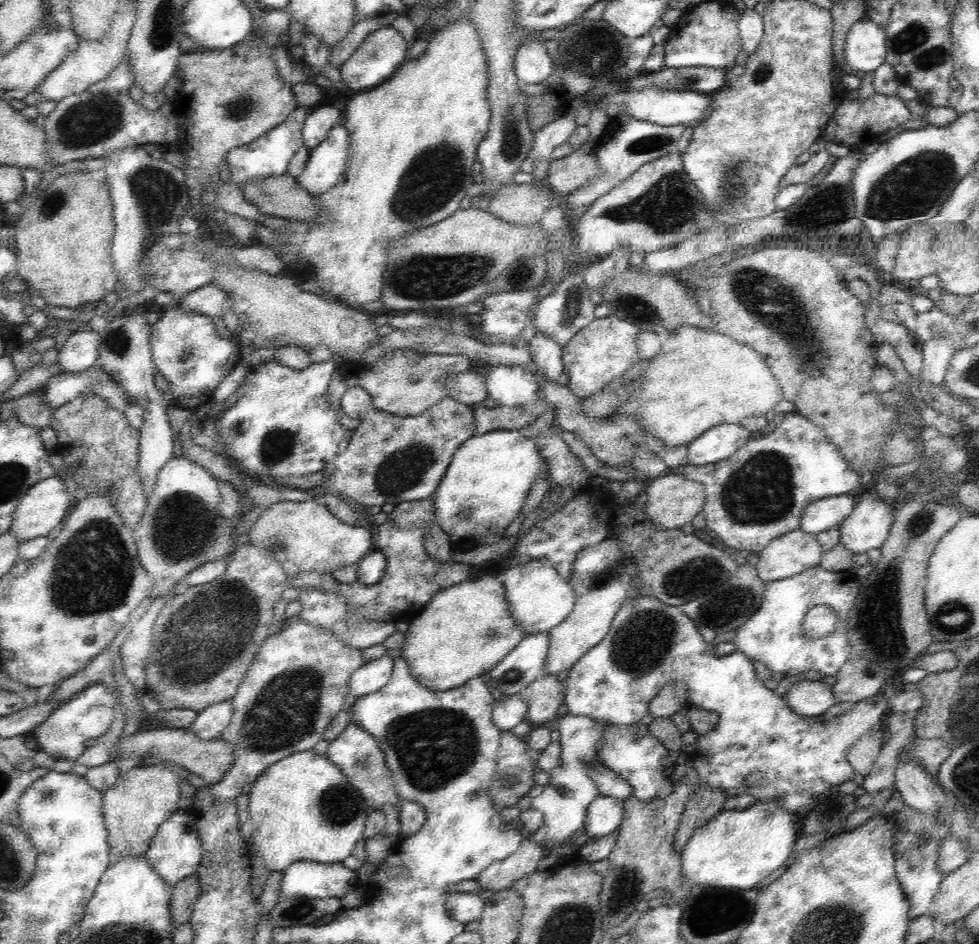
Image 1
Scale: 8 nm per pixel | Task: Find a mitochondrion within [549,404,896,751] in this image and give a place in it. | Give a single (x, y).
(760, 492)

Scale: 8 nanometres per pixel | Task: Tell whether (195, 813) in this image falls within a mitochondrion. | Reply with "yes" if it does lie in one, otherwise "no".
no

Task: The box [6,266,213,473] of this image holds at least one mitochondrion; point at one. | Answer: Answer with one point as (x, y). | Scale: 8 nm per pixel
(115, 340)

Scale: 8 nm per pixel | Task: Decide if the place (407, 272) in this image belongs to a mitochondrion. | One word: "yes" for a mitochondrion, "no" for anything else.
yes

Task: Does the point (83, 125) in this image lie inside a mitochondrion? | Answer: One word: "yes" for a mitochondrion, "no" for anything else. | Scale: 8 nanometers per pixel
yes

